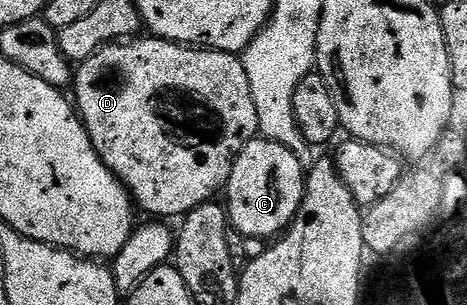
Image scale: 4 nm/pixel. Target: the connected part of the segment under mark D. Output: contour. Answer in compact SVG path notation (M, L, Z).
M135 38L130 42L116 42L106 44L99 48L90 58L84 60L73 72L73 104L77 109L83 125L87 127L89 138L105 166L115 177L122 182L131 199L140 209L144 208L151 218L167 218L163 216L176 216L182 218L197 206L214 201L215 196L224 191L227 180L231 177L231 171L235 165L235 159L242 154L250 140L260 135L257 122L257 106L253 103L253 90L249 90L249 74L245 74L245 66L242 59L233 52L216 52L209 48L174 44L172 40L160 40L158 38Z

